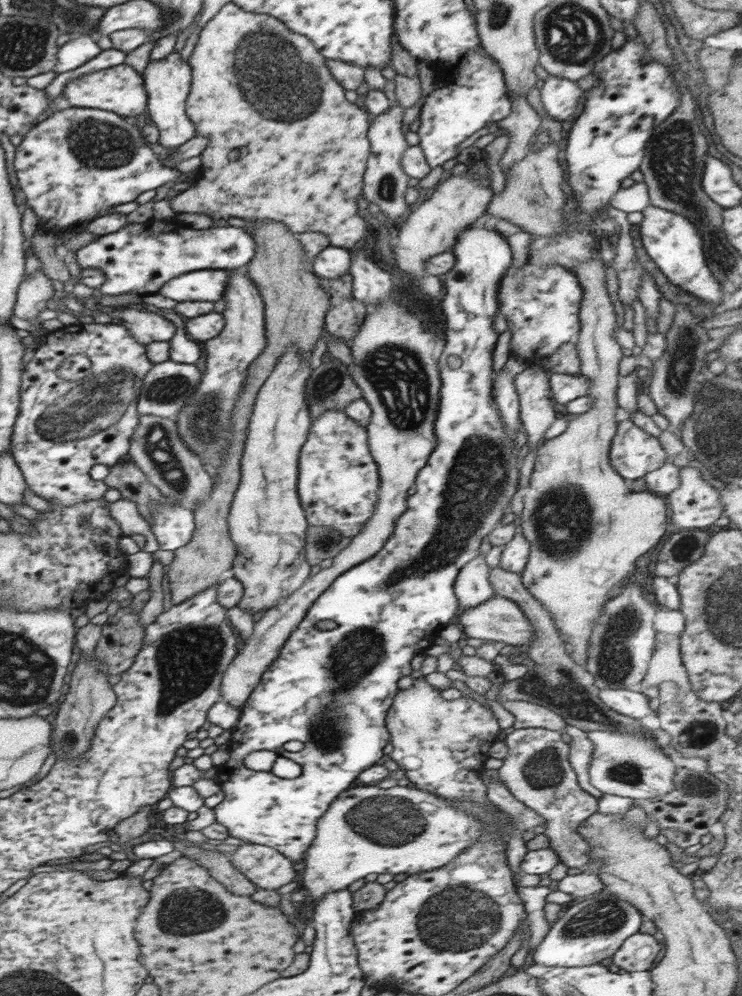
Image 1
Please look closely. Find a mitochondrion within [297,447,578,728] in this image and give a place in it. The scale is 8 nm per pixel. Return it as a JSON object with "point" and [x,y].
{"point":[324,541]}

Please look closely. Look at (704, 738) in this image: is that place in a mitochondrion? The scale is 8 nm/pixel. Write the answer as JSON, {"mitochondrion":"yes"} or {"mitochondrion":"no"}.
{"mitochondrion":"no"}

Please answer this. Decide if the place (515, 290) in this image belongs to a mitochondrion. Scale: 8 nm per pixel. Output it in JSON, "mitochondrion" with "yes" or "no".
{"mitochondrion":"yes"}

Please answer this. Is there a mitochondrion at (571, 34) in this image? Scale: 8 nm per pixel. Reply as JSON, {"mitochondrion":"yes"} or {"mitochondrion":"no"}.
{"mitochondrion":"yes"}

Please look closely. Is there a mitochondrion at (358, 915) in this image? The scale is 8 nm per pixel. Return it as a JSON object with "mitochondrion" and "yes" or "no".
{"mitochondrion":"no"}

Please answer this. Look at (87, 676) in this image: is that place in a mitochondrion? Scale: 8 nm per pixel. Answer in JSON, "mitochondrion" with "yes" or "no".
{"mitochondrion":"no"}

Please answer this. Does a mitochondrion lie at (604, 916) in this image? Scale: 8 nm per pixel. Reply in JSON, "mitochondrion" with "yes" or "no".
{"mitochondrion":"yes"}

